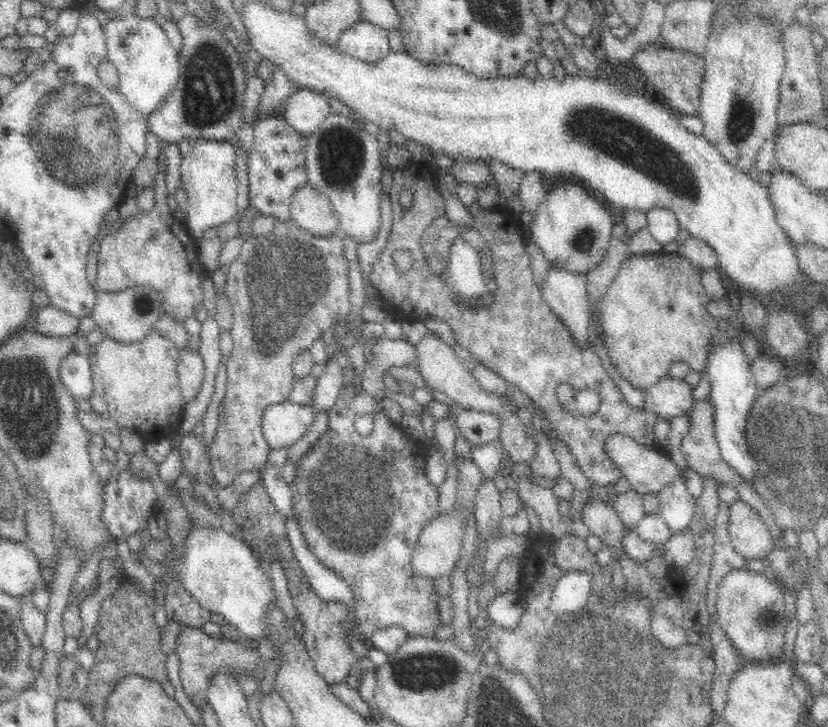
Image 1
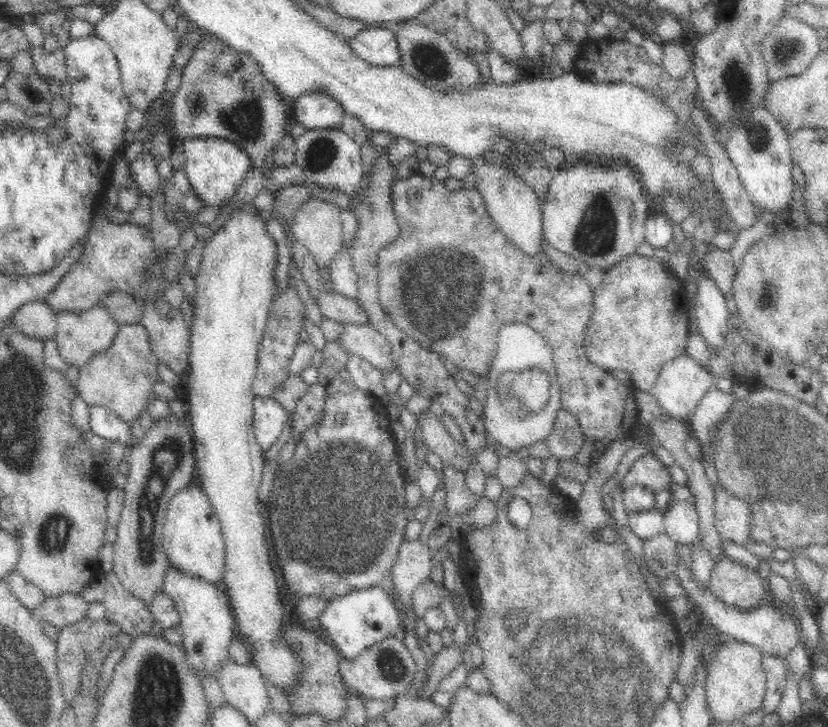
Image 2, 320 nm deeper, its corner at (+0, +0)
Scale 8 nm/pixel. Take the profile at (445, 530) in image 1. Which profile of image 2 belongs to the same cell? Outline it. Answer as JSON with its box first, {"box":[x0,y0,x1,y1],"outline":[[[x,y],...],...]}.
{"box":[390,539,436,666],"outline":[[[420,539],[405,540],[400,544],[400,548],[397,548],[396,552],[398,556],[396,556],[396,562],[390,568],[390,576],[396,596],[403,606],[402,612],[406,612],[406,616],[404,617],[406,624],[403,625],[403,628],[409,634],[410,630],[412,630],[412,634],[416,636],[420,649],[425,655],[426,664],[431,666],[433,665],[435,655],[432,653],[428,642],[423,640],[418,634],[415,622],[419,618],[414,614],[414,610],[412,610],[411,596],[412,592],[420,584],[428,580],[429,567],[436,558],[436,554],[430,553],[426,544],[422,543]]]}

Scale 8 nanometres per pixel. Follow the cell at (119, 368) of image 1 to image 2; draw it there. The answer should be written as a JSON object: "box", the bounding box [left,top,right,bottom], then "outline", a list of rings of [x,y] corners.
{"box":[77,324,160,426],"outline":[[[141,324],[120,325],[112,344],[79,368],[77,396],[84,399],[89,408],[106,408],[131,426],[147,409],[153,385],[160,380],[156,372],[158,361],[148,344],[148,333]]]}

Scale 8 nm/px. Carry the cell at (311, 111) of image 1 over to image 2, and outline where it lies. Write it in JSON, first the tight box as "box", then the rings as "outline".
{"box":[292,90,345,129],"outline":[[[312,90],[292,101],[292,118],[307,129],[338,129],[345,117],[344,107],[327,90]]]}

